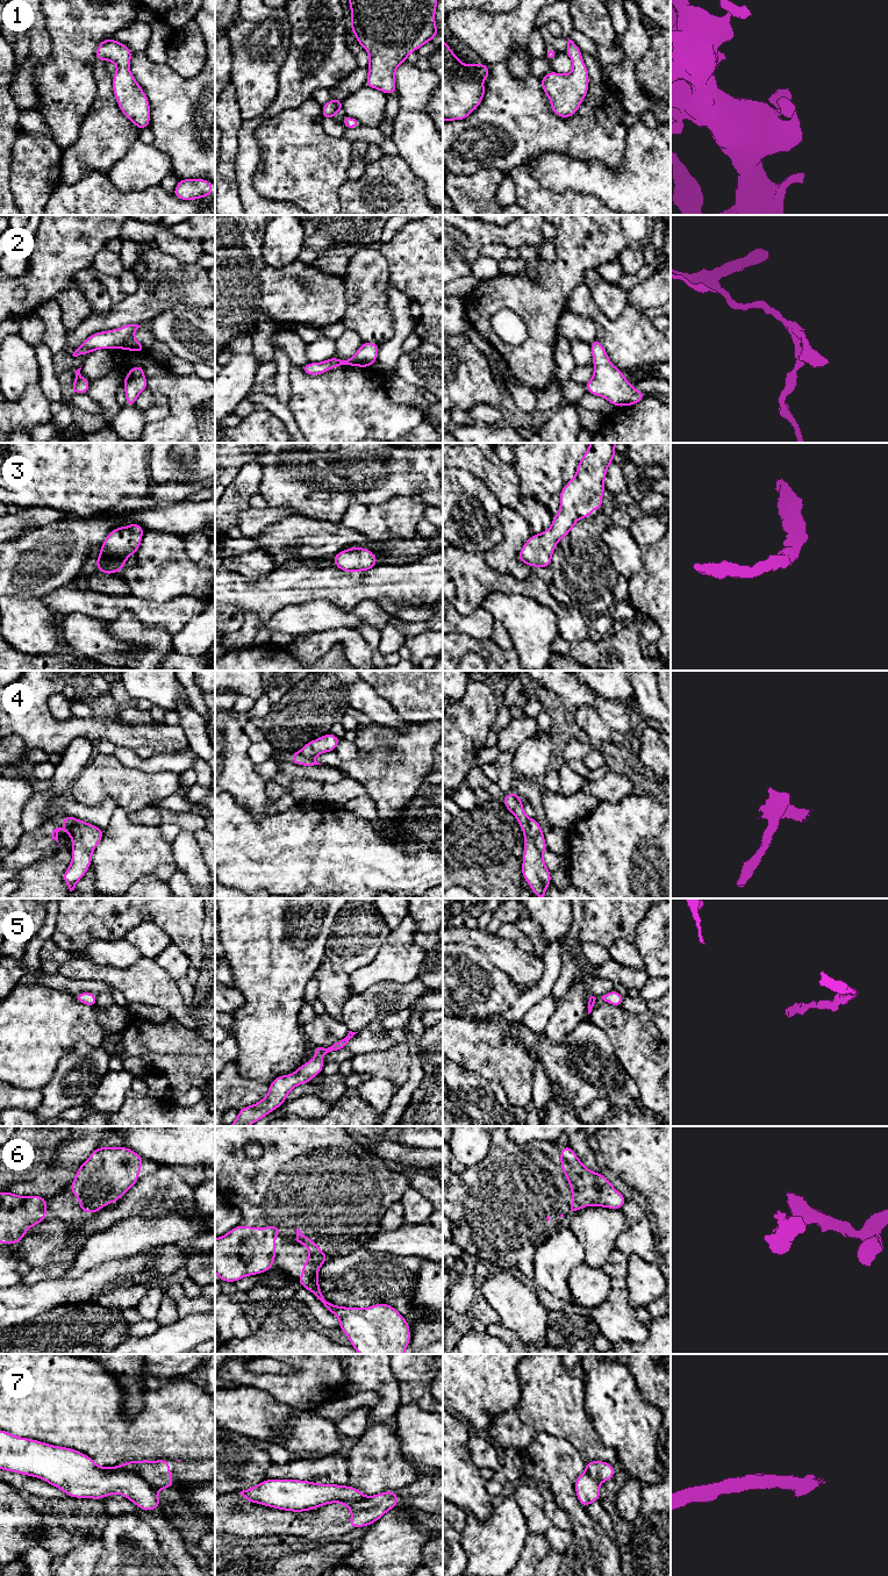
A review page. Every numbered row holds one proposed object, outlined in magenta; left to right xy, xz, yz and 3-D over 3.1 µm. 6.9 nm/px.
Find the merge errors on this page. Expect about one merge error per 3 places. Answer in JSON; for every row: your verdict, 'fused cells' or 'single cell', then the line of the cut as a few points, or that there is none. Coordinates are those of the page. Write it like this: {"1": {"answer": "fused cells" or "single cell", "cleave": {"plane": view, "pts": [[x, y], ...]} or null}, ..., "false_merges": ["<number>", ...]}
{"1": {"answer": "single cell", "cleave": null}, "2": {"answer": "single cell", "cleave": null}, "3": {"answer": "single cell", "cleave": null}, "4": {"answer": "fused cells", "cleave": {"plane": "yz", "pts": [[527, 818], [529, 836], [541, 853]]}}, "5": {"answer": "single cell", "cleave": null}, "6": {"answer": "single cell", "cleave": null}, "7": {"answer": "fused cells", "cleave": {"plane": "xy", "pts": [[117, 1466], [134, 1471], [155, 1489]]}}, "false_merges": ["4", "7"]}

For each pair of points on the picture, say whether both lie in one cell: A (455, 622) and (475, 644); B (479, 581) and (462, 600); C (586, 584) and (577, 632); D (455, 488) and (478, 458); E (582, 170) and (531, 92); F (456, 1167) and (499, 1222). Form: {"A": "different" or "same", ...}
{"A": "different", "B": "same", "C": "different", "D": "different", "E": "different", "F": "different"}

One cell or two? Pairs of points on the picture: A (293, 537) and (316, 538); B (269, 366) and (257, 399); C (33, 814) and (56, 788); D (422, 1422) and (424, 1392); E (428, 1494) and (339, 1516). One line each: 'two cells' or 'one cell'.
A: one cell
B: two cells
C: one cell
D: two cells
E: one cell

